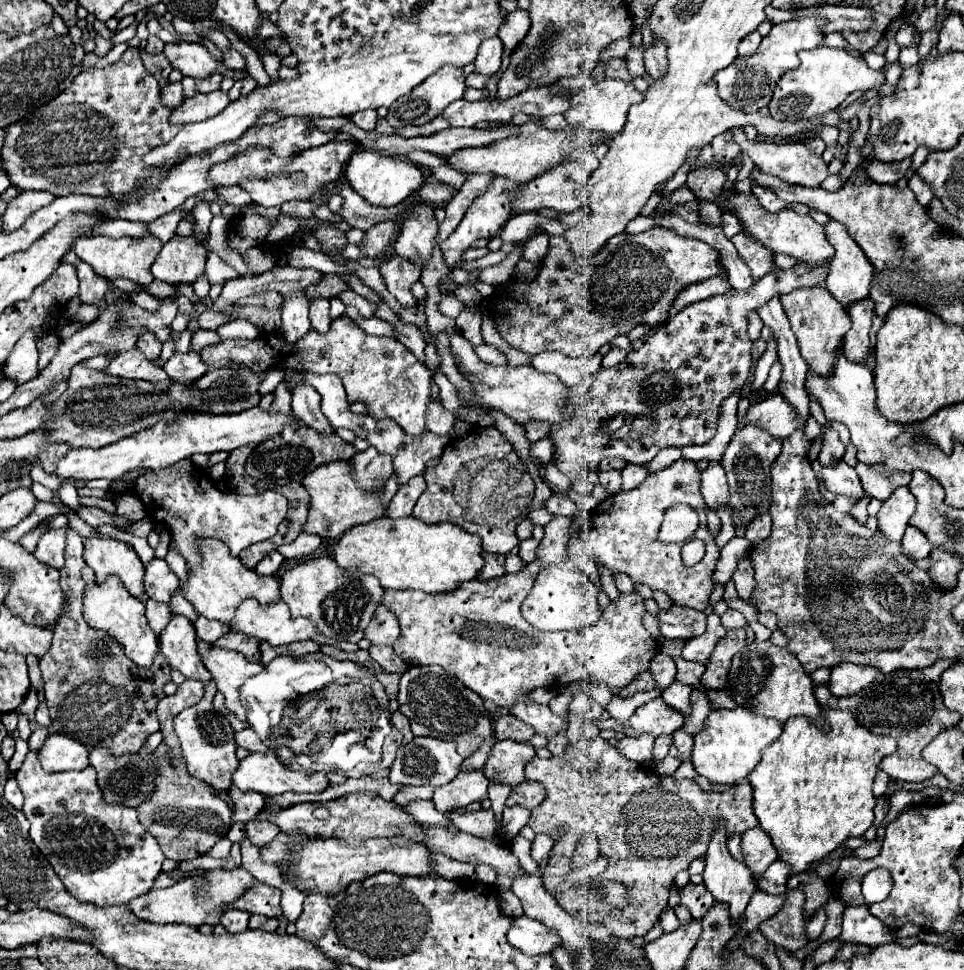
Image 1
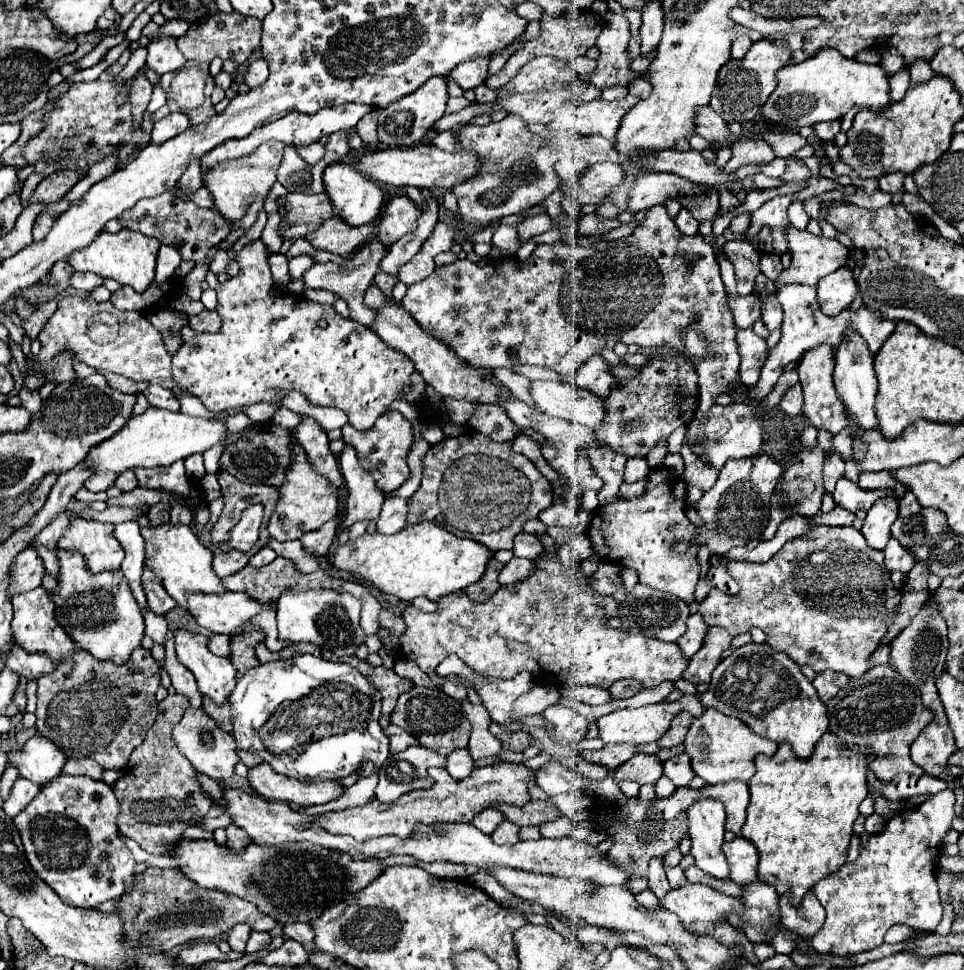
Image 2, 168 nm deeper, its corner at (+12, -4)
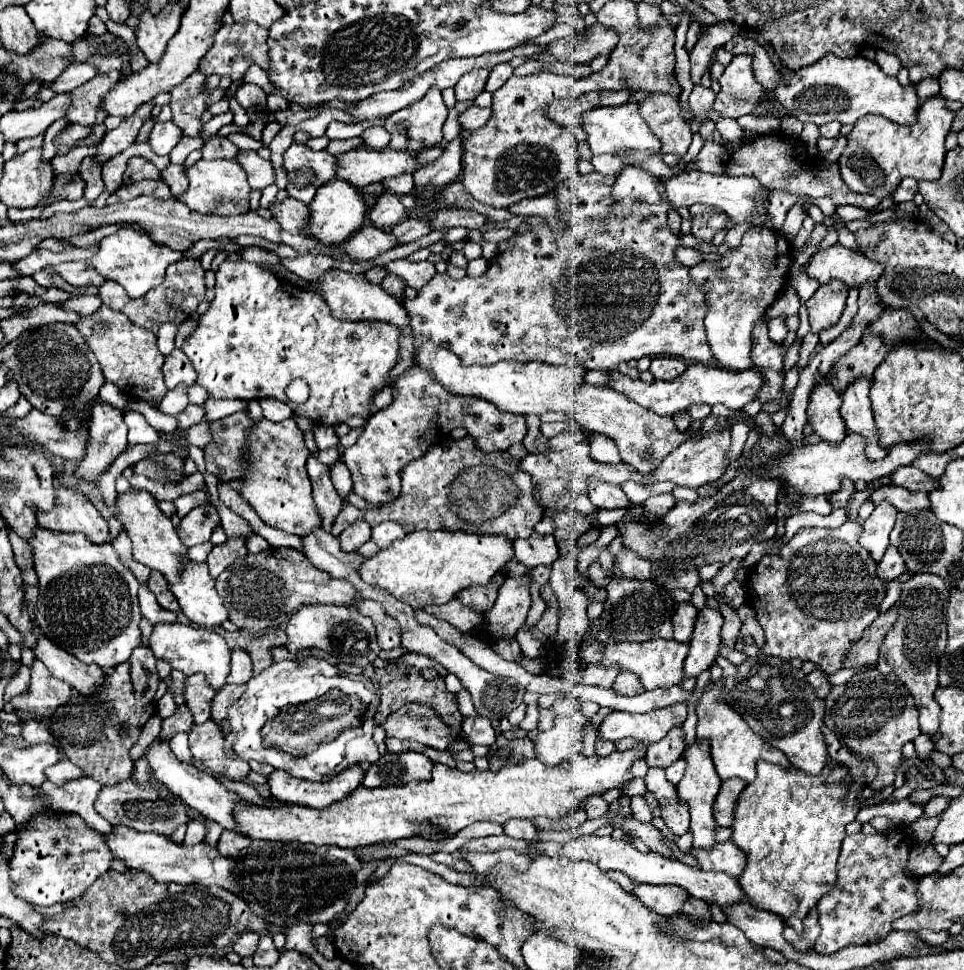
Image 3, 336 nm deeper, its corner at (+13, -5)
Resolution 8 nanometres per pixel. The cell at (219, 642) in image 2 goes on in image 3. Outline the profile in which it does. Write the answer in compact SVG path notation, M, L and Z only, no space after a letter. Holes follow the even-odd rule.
M232 649L232 671L226 683L242 685L252 677L252 661L244 649Z

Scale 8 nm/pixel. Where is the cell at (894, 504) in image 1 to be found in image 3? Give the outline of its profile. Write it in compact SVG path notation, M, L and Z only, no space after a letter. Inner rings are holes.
M882 501L880 505L876 505L874 513L864 521L864 529L860 533L860 539L858 543L862 547L866 547L866 551L872 555L872 559L876 563L880 563L886 547L888 547L888 537L890 537L890 531L894 527L894 521L896 521L896 509Z

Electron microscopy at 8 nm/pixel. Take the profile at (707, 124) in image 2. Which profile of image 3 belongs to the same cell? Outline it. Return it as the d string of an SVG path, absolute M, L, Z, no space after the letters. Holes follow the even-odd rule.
M700 83L694 85L694 89L688 97L688 105L696 113L694 119L704 123L706 121L706 111L712 109L712 103L714 103L714 91L710 87L702 87Z

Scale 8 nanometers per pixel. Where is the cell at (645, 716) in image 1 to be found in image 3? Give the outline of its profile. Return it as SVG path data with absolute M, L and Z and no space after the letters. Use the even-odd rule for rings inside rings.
M670 705L664 709L656 709L650 713L626 713L626 711L612 711L604 723L600 725L600 735L608 741L618 741L624 737L634 737L642 743L656 743L674 725L682 725L686 719L686 705Z

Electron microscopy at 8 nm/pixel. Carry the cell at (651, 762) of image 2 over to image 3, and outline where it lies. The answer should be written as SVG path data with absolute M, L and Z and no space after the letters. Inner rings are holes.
M650 769L646 775L646 787L656 797L658 807L662 809L662 821L674 835L684 835L688 831L688 813L682 805L676 787L666 781L662 769Z

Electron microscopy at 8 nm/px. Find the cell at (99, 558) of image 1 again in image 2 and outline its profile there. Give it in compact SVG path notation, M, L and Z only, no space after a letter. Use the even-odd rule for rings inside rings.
M71 518L69 528L59 540L59 548L83 554L89 572L117 572L125 552L111 532L113 524Z

